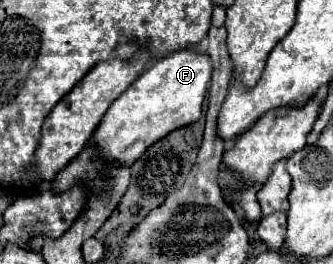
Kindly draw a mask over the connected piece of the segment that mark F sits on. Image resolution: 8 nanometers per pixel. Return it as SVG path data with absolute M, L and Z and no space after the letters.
M189 47L173 51L167 57L151 63L135 79L135 83L119 99L115 99L111 103L101 125L97 127L97 131L91 137L91 145L99 145L99 153L107 161L119 161L123 165L133 165L147 151L147 147L153 145L155 141L159 141L161 137L165 137L165 133L171 133L183 125L195 123L201 117L201 107L203 107L203 99L211 85L211 75L213 75L211 57L207 53L195 53Z

